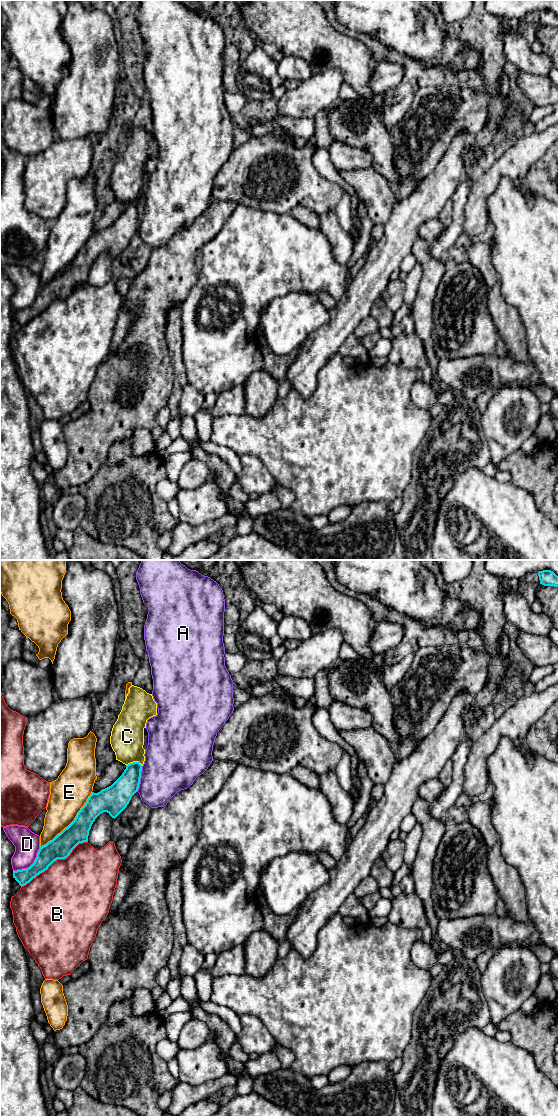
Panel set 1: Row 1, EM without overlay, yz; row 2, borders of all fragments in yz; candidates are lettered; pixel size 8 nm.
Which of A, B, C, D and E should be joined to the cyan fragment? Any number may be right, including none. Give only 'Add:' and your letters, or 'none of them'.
Add: none of them

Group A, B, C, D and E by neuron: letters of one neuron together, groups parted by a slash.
A C / B / D / E

